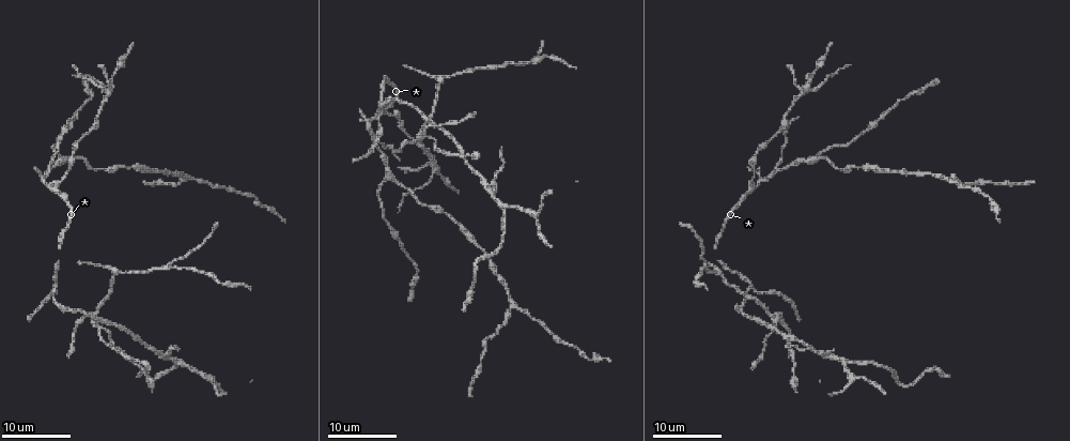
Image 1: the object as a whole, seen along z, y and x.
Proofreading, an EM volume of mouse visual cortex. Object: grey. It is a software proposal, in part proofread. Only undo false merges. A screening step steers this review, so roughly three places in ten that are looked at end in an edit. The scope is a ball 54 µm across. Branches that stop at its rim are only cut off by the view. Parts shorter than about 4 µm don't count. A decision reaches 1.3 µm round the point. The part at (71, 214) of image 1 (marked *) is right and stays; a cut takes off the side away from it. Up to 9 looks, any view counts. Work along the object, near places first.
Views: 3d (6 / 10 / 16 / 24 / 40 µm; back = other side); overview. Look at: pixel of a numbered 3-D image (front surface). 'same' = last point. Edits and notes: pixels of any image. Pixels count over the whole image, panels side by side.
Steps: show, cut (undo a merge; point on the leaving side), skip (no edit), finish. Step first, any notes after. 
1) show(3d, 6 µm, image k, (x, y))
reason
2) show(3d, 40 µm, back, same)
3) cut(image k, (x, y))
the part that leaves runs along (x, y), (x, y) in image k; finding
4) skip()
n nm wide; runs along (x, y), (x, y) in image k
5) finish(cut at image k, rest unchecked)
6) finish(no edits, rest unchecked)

show(3d, 16 µm, image 1, (422, 129))

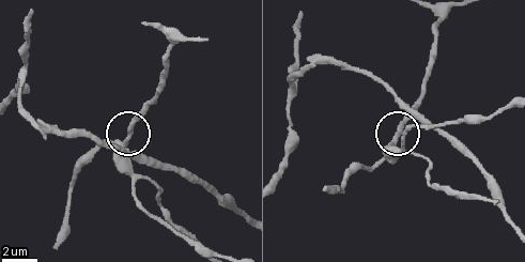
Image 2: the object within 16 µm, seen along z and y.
show(3d, 6 µm, image 2, (401, 133))
zoom in

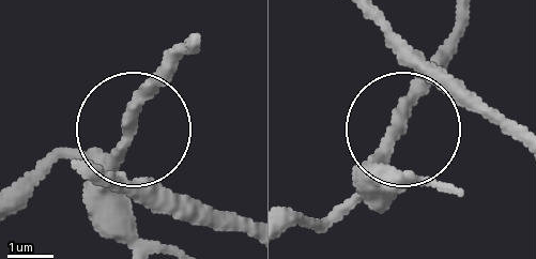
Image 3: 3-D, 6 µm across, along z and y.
skip()
side arm 17 µm; 3 arms; all the same cell

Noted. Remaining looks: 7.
show(3d, 16 µm, image 1, (437, 168))
a fork

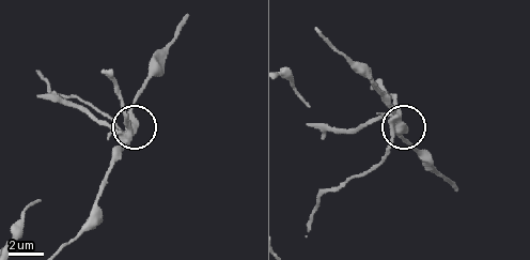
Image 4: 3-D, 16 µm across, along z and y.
show(3d, 10 µm, image 4, (399, 130))

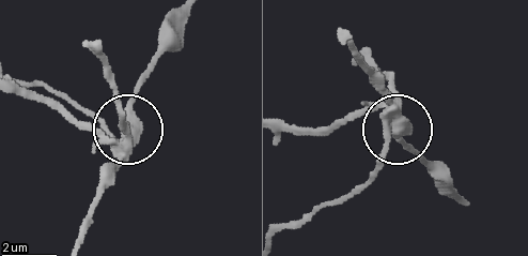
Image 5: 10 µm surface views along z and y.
show(3d, 10 µm, back, image 5, (397, 131))

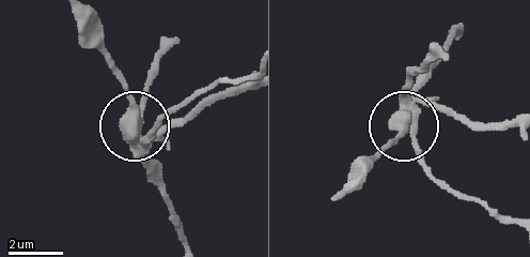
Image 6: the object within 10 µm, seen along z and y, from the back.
cut(image 6, (175, 126))
430 nm wide; the part that leaves runs along (139, 141), (193, 97), (221, 81), (249, 77) in image 6; two cells meet here

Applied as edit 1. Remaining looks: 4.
show(3d, 24 µm, image 1, (780, 130))
thick turns thin

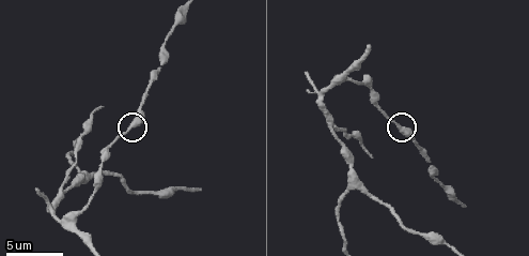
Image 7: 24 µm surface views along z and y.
show(3d, 10 µm, image 7, (399, 126))

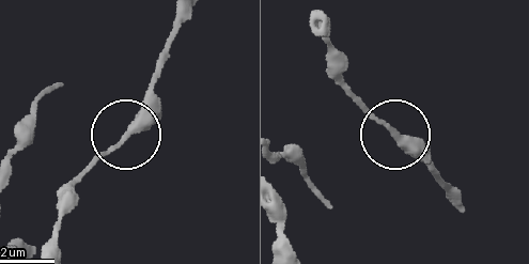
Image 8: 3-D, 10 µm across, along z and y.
show(3d, 6 µm, image 8, (395, 136))

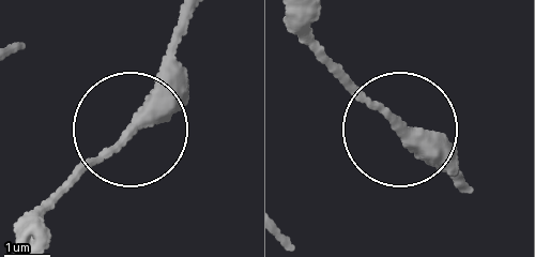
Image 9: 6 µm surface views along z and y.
skip()
continuous, no second cell

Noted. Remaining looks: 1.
finish(cut at image 6, rest unchecked)

